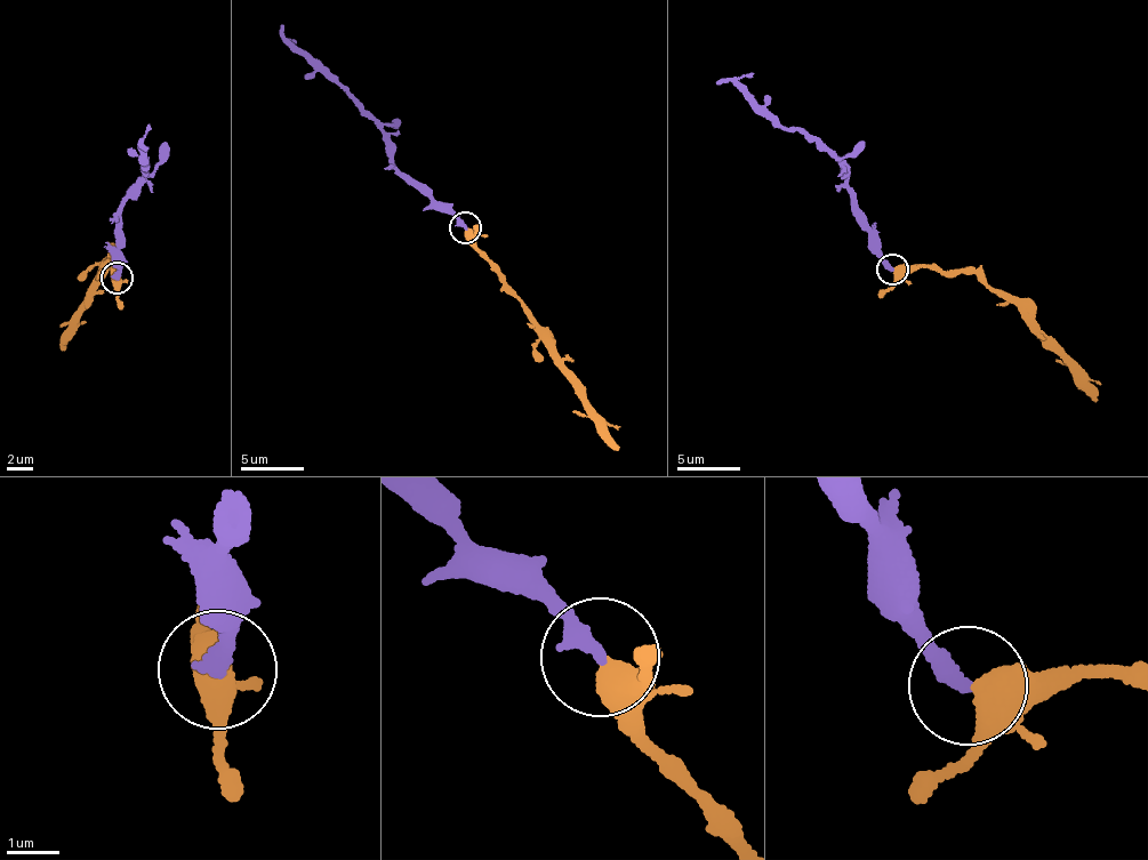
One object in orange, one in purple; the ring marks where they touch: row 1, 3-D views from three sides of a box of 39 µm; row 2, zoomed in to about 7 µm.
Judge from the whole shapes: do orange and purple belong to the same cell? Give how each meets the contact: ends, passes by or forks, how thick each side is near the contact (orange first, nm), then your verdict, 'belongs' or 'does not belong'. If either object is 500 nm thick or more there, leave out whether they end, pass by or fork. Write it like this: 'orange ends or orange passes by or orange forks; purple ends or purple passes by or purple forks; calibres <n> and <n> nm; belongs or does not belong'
orange forks; purple ends; calibres 340 and 360 nm; belongs

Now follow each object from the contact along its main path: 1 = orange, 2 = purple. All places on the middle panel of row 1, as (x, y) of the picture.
1: (465, 231), (465, 239), (490, 263), (500, 283), (522, 304), (560, 359), (604, 437), (619, 449)
2: (465, 227), (388, 163), (379, 123), (346, 88), (289, 45), (295, 42)

